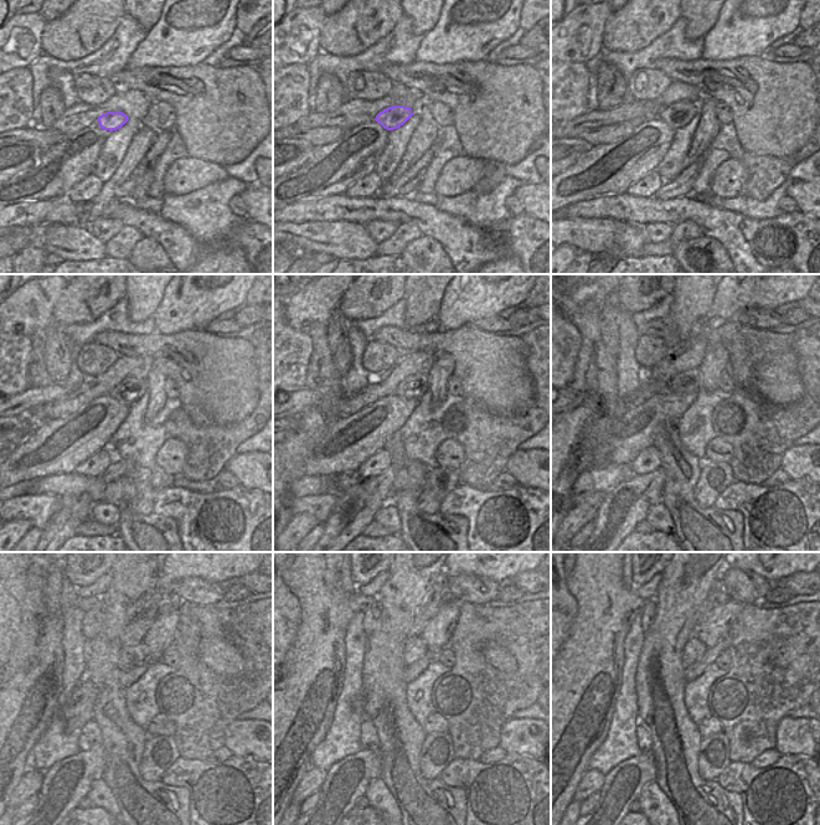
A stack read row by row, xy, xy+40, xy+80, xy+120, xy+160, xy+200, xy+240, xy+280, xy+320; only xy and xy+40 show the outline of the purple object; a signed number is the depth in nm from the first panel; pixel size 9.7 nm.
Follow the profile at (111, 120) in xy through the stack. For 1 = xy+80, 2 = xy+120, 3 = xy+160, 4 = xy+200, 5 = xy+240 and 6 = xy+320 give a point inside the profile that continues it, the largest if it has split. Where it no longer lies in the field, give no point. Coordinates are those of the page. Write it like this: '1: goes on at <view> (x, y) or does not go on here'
1: goes on at xy+80 (676, 115)
2: goes on at xy+120 (129, 390)
3: goes on at xy+160 (413, 386)
4: goes on at xy+200 (689, 381)
5: goes on at xy+240 (132, 656)
6: goes on at xy+320 (694, 649)

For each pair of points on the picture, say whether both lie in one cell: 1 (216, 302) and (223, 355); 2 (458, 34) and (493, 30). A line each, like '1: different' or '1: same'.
1: different
2: same

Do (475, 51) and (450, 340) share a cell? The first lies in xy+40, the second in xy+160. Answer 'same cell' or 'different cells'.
different cells

